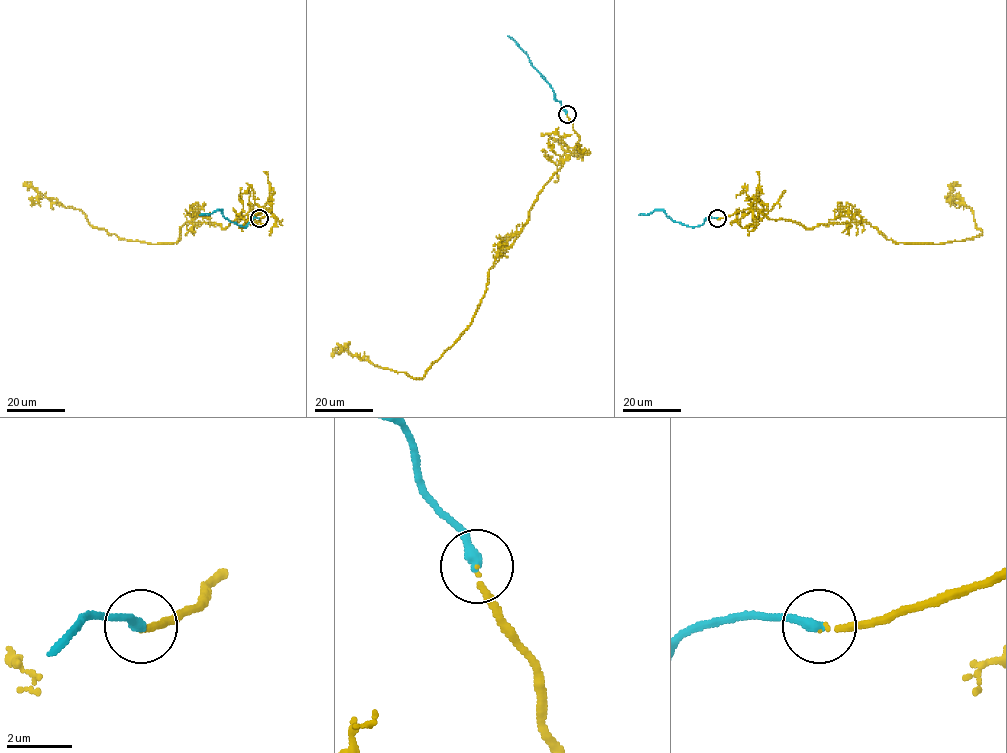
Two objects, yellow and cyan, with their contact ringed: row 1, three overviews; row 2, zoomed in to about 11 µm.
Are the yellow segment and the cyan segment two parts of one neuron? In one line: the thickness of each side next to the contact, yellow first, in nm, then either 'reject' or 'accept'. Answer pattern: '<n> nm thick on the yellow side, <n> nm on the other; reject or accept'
120 nm thick on the yellow side, 320 nm on the other; accept

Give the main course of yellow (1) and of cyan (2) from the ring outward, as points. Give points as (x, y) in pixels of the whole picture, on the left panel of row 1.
1: (259, 218), (271, 210), (224, 229), (187, 222), (176, 243), (127, 240), (39, 195), (32, 183)
2: (259, 218), (254, 217), (242, 227), (229, 221), (221, 210), (200, 214)

